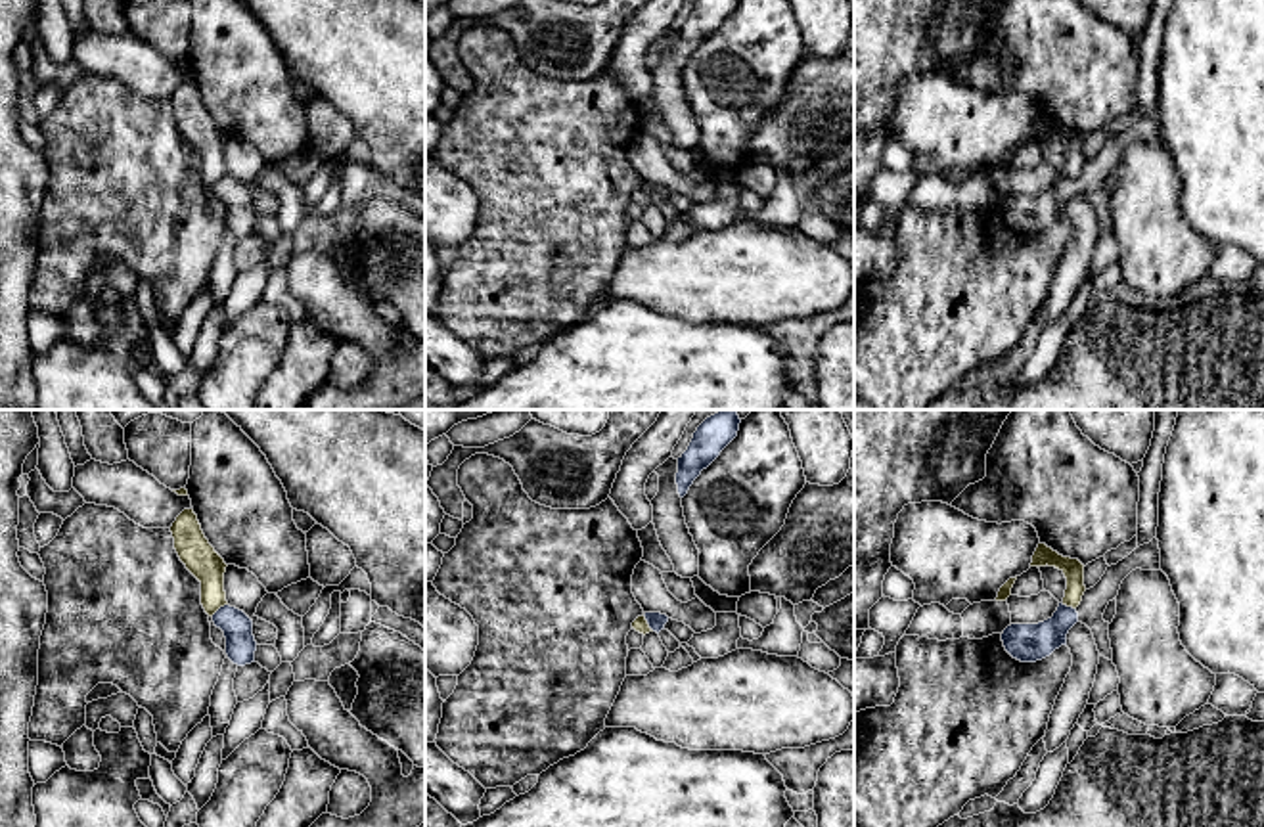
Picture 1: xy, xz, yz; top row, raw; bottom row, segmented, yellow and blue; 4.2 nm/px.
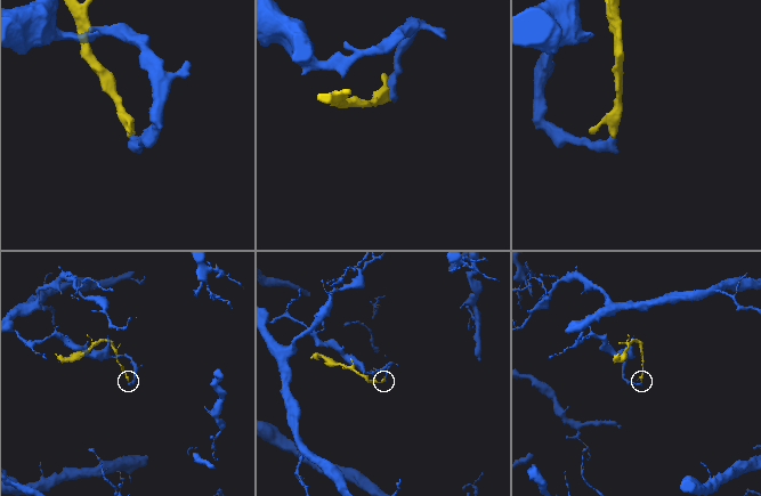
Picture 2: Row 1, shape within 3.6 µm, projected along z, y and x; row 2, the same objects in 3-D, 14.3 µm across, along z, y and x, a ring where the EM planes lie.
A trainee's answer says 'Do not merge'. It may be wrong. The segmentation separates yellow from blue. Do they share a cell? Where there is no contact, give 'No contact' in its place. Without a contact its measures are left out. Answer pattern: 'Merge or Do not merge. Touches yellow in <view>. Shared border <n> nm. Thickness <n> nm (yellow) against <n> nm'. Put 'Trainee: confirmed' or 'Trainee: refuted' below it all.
Do not merge. Touches yellow in xz. Shared border 90 nm. Thickness 70 nm (yellow) against 70 nm
Trainee: confirmed

